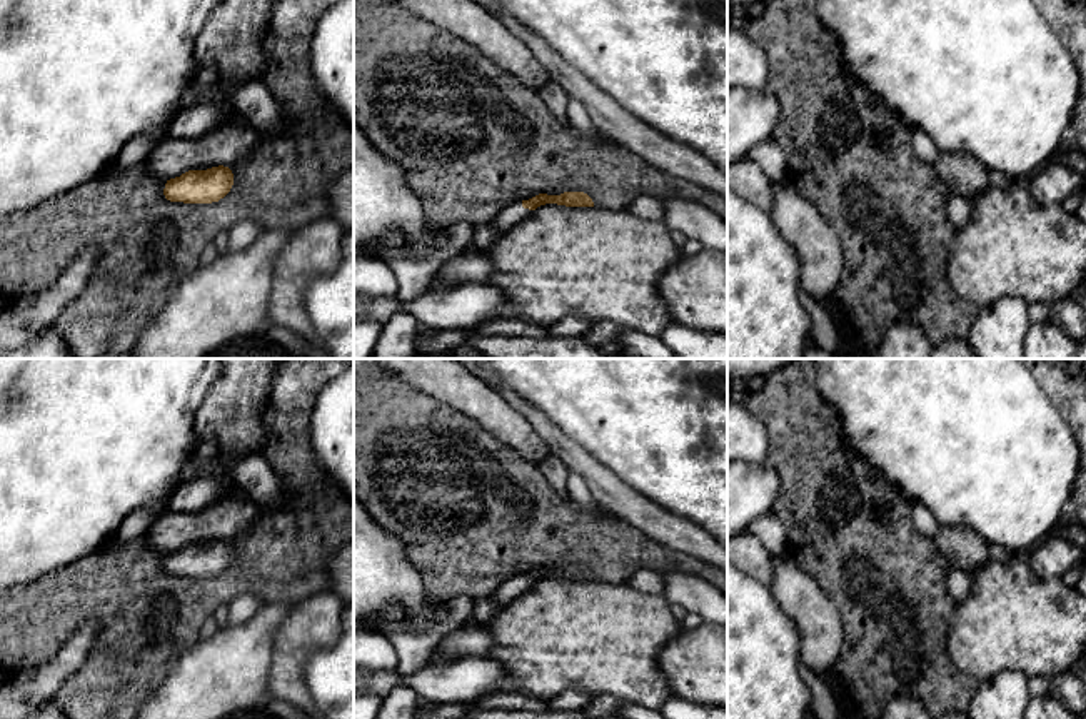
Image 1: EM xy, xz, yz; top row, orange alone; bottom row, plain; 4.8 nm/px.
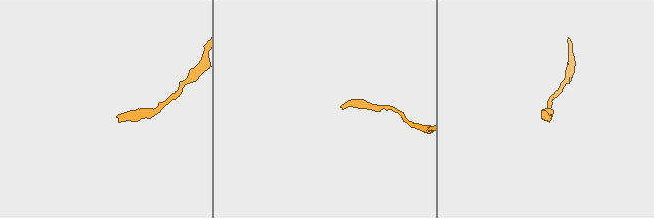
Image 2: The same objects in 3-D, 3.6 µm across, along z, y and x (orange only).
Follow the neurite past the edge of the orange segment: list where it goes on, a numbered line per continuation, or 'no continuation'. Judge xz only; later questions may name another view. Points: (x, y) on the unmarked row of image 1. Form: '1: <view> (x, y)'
1: xz (507, 591)

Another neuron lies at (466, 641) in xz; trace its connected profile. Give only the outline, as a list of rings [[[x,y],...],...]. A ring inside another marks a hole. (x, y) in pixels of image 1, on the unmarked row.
[[[464,626],[447,634],[434,651],[442,656],[485,657],[494,649],[494,644],[495,641],[487,631]]]

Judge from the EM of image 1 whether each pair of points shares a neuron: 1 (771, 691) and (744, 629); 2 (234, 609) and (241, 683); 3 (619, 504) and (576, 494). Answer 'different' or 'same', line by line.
1: same
2: different
3: different

